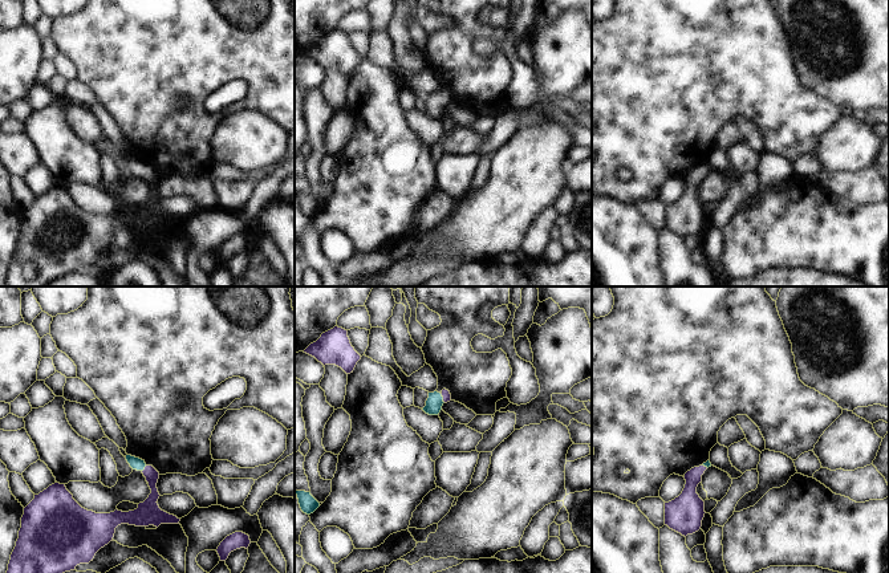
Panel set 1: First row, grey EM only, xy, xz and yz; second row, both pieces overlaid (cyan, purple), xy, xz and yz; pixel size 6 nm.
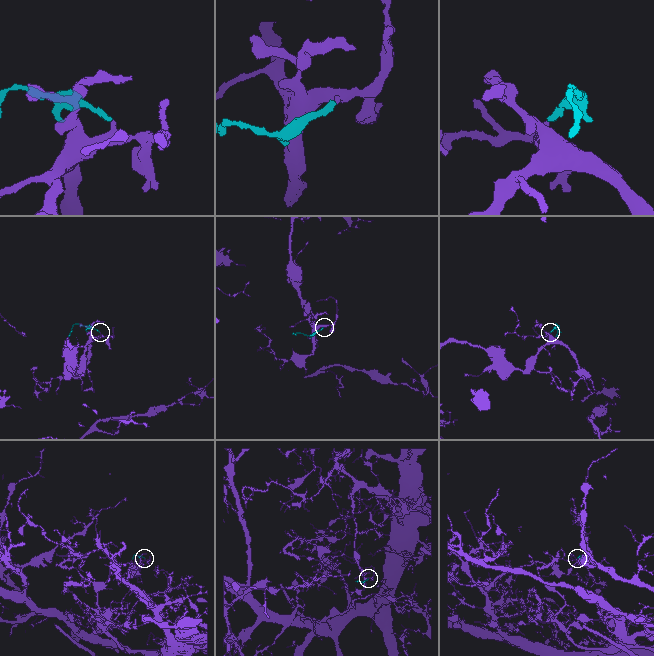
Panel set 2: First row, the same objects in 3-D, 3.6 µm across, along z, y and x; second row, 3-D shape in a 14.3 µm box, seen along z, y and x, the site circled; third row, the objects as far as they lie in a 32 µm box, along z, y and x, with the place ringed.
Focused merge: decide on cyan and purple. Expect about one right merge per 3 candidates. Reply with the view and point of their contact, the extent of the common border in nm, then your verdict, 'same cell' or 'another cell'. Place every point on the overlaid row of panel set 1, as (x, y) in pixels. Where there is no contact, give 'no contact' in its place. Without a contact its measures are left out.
meets cyan in xy at (143, 468); contact 50 nm long; same cell

